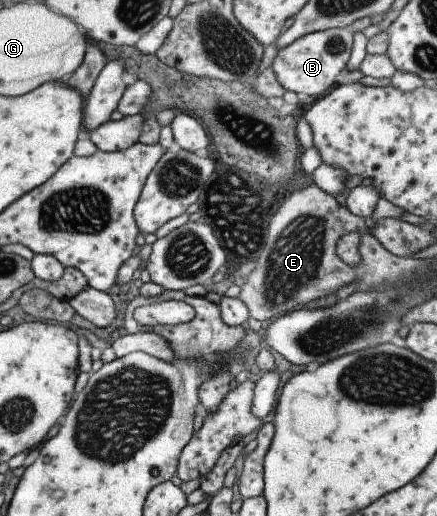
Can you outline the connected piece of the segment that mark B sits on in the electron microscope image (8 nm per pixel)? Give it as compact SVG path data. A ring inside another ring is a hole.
M347 27L307 33L276 51L271 61L271 71L284 90L293 91L302 97L323 96L337 84L335 77L347 63L352 41L353 34Z

